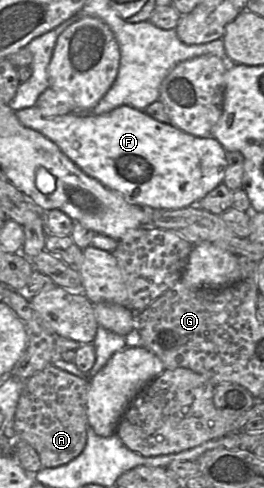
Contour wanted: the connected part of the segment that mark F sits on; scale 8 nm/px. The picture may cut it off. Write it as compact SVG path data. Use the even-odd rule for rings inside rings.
M34 105L16 111L16 116L21 124L40 132L54 142L83 172L120 192L125 200L132 204L157 209L184 208L196 203L223 183L225 148L218 140L189 134L170 123L155 120L144 110L122 105L97 116L78 116L69 113L44 117L41 110Z

